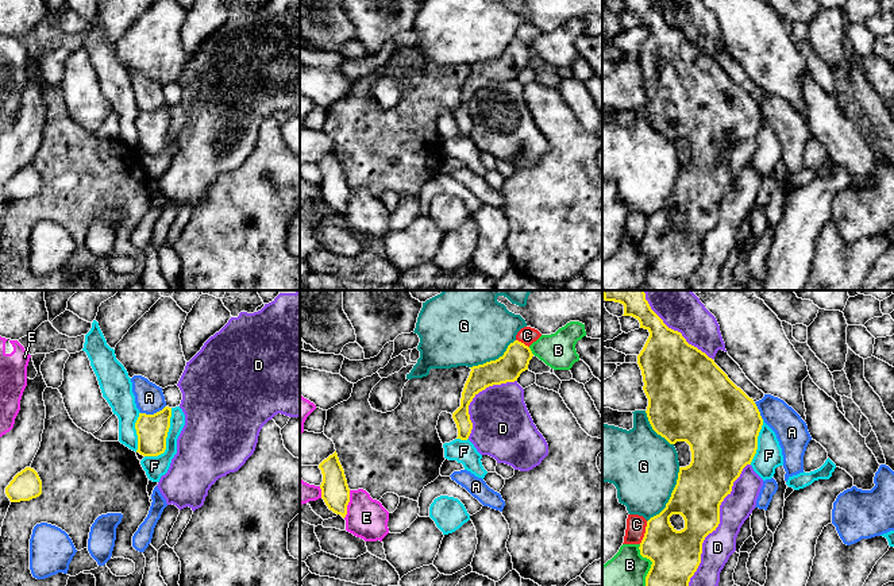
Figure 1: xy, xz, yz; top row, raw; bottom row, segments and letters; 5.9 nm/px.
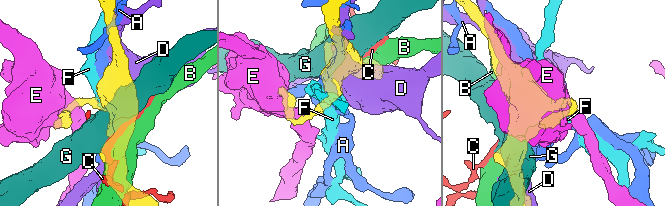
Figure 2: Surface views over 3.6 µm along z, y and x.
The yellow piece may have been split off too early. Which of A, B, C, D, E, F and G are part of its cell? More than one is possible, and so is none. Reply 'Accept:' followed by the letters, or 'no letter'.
Accept: no letter

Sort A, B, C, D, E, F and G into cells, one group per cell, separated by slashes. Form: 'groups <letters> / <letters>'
groups A / B / C / D / E / F / G

